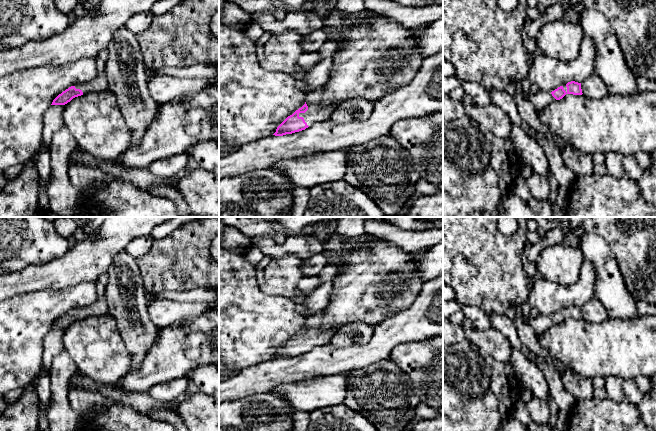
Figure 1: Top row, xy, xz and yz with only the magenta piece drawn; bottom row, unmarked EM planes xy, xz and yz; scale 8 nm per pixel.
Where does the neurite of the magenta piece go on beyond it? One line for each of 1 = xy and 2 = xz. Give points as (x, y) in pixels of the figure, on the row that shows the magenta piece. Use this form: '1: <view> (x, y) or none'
1: xy (98, 83)
2: xz (316, 112)

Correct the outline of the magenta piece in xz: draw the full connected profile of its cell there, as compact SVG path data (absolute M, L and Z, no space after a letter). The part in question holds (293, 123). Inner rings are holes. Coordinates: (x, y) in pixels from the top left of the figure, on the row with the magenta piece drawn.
M324 87L307 93L305 104L288 116L276 129L275 136L283 136L305 130L316 122L330 120L333 105L322 106L320 104L324 93Z

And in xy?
M105 70L99 72L92 80L71 86L61 94L59 94L52 102L51 105L65 105L73 98L81 96L90 92L97 92L108 89L108 81Z

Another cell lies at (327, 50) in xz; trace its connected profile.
M343 29L329 32L328 40L318 50L318 54L322 60L332 57L339 49L341 44L339 34L342 30Z

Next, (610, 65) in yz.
M584 9L578 24L581 26L584 36L590 37L595 44L594 72L606 85L609 95L634 94L637 91L637 80L625 61L619 40L606 16L598 10Z

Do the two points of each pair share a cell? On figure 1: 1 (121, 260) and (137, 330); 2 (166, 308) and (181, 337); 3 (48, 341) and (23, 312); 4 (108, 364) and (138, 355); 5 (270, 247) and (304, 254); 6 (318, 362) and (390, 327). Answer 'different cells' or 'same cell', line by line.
1: same cell
2: different cells
3: different cells
4: different cells
5: same cell
6: same cell

